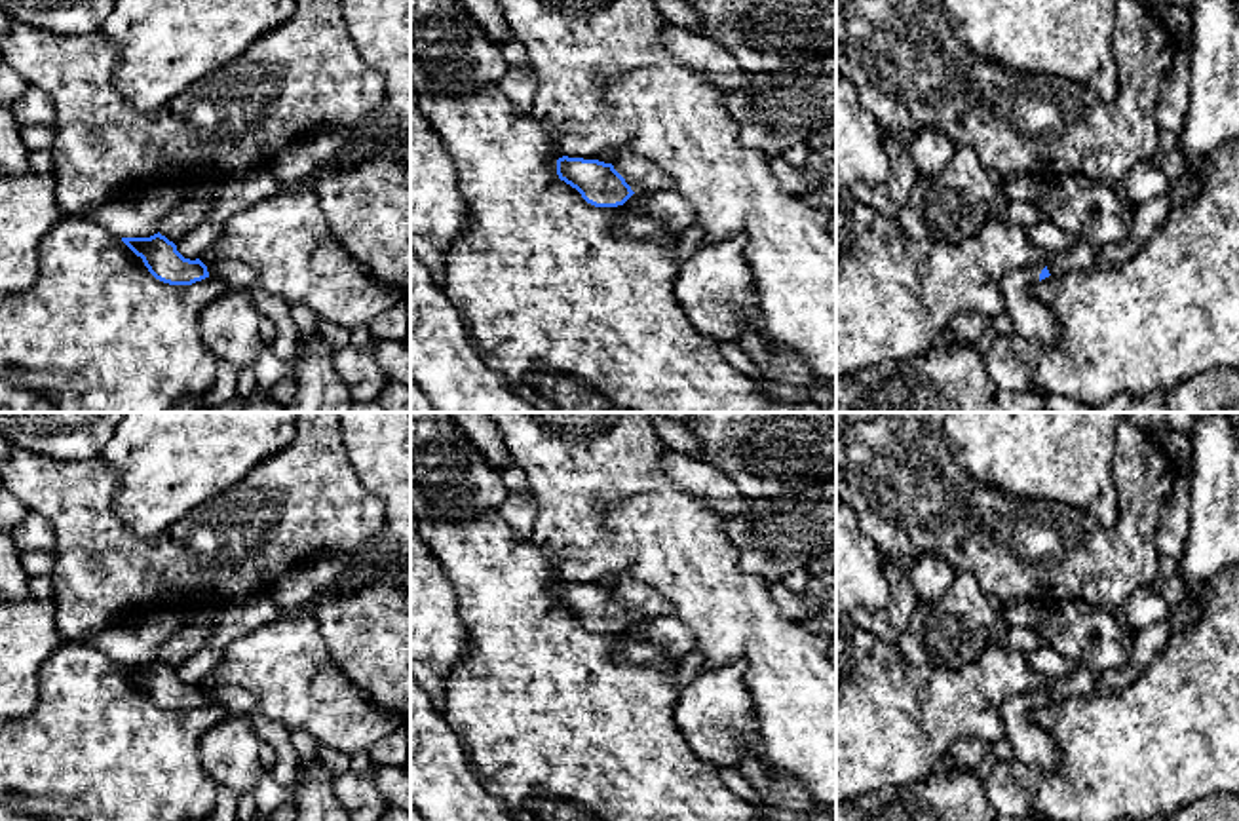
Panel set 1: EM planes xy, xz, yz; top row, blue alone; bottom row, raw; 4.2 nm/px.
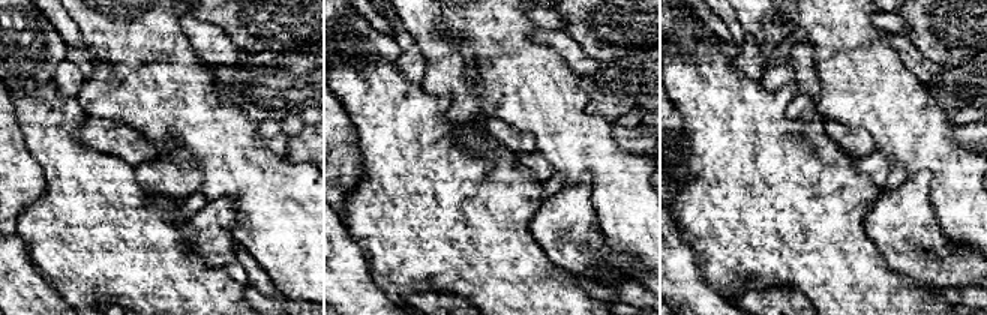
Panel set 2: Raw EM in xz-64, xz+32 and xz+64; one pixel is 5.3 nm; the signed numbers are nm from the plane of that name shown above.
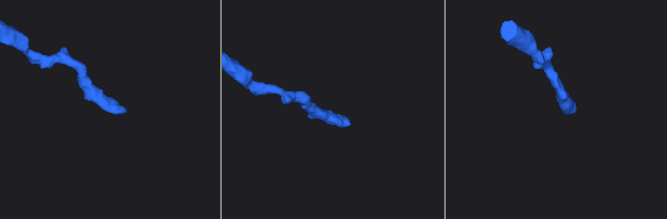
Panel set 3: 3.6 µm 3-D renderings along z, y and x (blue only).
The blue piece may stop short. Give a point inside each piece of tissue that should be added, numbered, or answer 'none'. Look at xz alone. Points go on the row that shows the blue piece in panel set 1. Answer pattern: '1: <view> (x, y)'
1: xz (643, 177)

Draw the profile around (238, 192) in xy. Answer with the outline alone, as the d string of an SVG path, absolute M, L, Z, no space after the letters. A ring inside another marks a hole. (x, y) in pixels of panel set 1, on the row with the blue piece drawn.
M255 167L238 175L232 175L217 184L215 201L207 215L207 220L224 224L234 215L272 198L283 186L276 181L270 167Z

